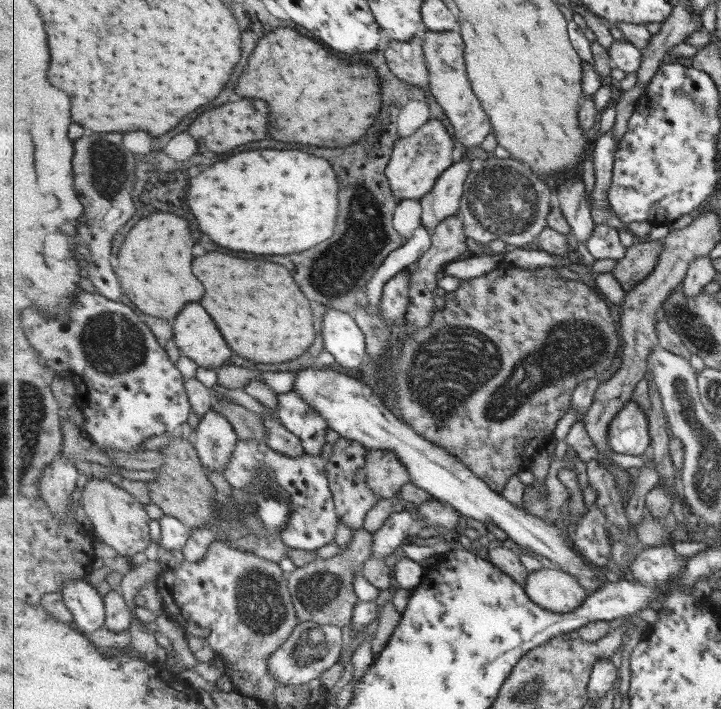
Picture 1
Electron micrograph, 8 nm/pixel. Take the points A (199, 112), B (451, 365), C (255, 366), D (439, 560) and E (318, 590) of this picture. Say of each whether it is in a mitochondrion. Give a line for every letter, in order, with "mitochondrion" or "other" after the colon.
A: other
B: mitochondrion
C: other
D: other
E: mitochondrion

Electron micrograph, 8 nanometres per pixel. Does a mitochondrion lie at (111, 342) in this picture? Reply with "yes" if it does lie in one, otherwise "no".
yes

